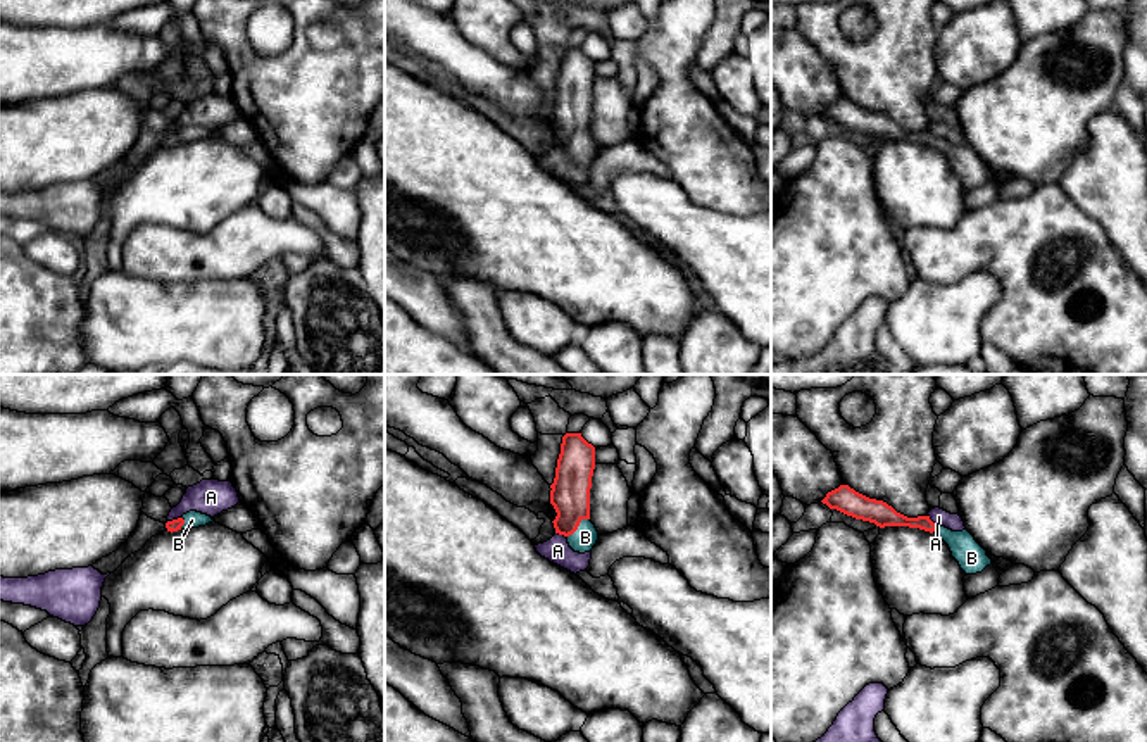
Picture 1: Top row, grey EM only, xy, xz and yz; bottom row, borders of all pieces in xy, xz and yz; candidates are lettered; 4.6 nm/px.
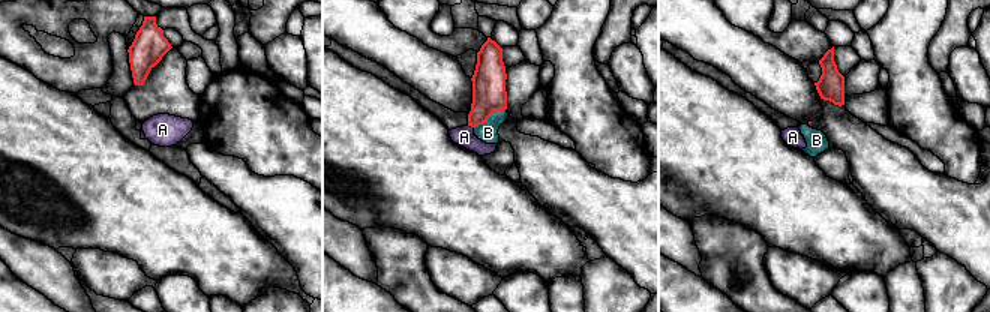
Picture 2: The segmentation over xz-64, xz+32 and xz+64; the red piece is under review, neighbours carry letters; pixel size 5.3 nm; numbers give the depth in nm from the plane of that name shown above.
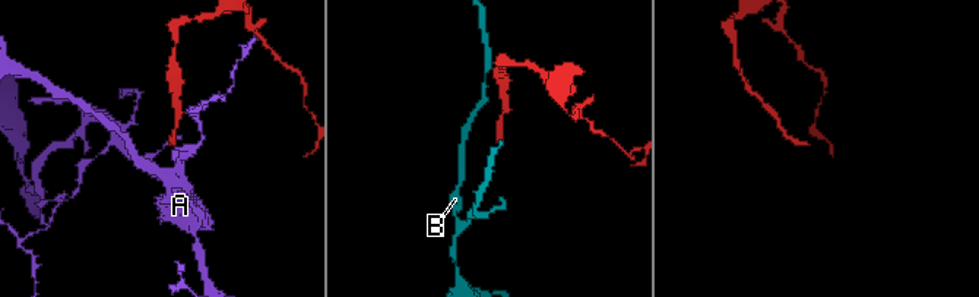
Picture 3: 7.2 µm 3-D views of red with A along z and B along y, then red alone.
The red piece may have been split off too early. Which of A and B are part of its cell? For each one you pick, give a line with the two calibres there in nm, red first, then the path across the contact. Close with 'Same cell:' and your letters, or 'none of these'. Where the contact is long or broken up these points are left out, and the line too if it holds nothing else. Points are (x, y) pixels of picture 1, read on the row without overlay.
B: 190/110 nm | across xz (570, 109), (578, 138), (585, 150)
Same cell: B

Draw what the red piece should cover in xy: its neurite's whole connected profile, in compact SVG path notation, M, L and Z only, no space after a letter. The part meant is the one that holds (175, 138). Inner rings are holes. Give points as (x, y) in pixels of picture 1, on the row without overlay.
M190 124L190 126L183 128L178 133L167 135L164 145L172 147L172 145L178 145L178 143L198 141L198 140L205 140L205 138L209 138L212 135L214 133L210 129L207 129L207 128Z

